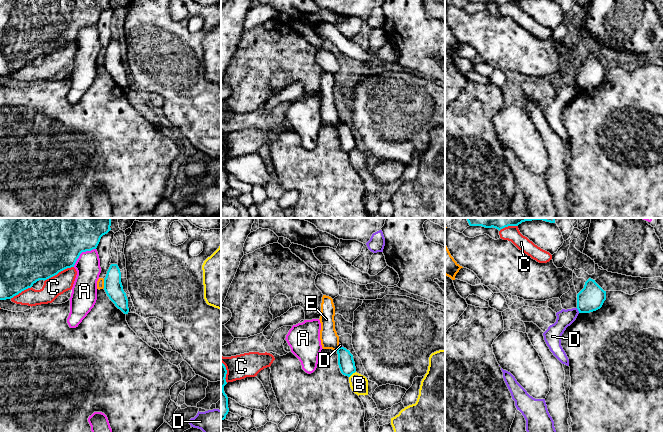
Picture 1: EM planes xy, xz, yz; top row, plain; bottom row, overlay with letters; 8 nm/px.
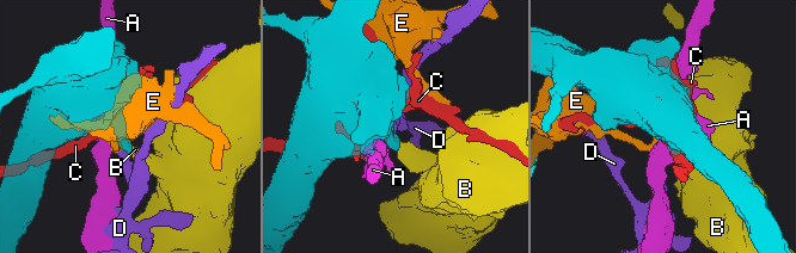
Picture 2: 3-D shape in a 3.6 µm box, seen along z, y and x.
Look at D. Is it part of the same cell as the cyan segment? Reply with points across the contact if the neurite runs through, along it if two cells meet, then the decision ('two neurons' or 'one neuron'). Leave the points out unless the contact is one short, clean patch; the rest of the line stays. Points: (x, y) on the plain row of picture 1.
border yz (576, 84), (579, 88); two neurons

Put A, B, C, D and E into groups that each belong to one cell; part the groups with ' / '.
A / B / C / D / E

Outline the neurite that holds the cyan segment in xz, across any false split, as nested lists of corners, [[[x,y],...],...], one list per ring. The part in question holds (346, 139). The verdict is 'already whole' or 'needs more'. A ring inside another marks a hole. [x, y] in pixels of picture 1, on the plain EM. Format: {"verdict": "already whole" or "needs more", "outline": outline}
{"verdict": "already whole", "outline": [[[344,123],[337,125],[338,130],[338,141],[343,151],[350,153],[356,148],[355,138],[353,131]]]}

